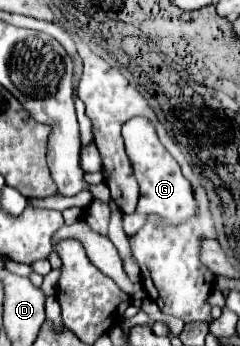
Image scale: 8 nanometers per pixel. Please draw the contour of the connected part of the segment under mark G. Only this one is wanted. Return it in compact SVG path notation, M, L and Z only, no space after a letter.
M147 118L129 120L123 126L123 140L125 140L127 154L131 158L133 170L135 170L135 178L137 178L137 182L141 186L141 198L139 198L137 212L131 214L131 216L125 216L125 220L123 220L127 236L137 232L145 224L147 212L159 214L169 224L179 224L179 222L185 222L189 216L193 216L197 212L197 202L193 198L191 184L181 174L181 168L175 162L175 158L157 140L153 124Z

